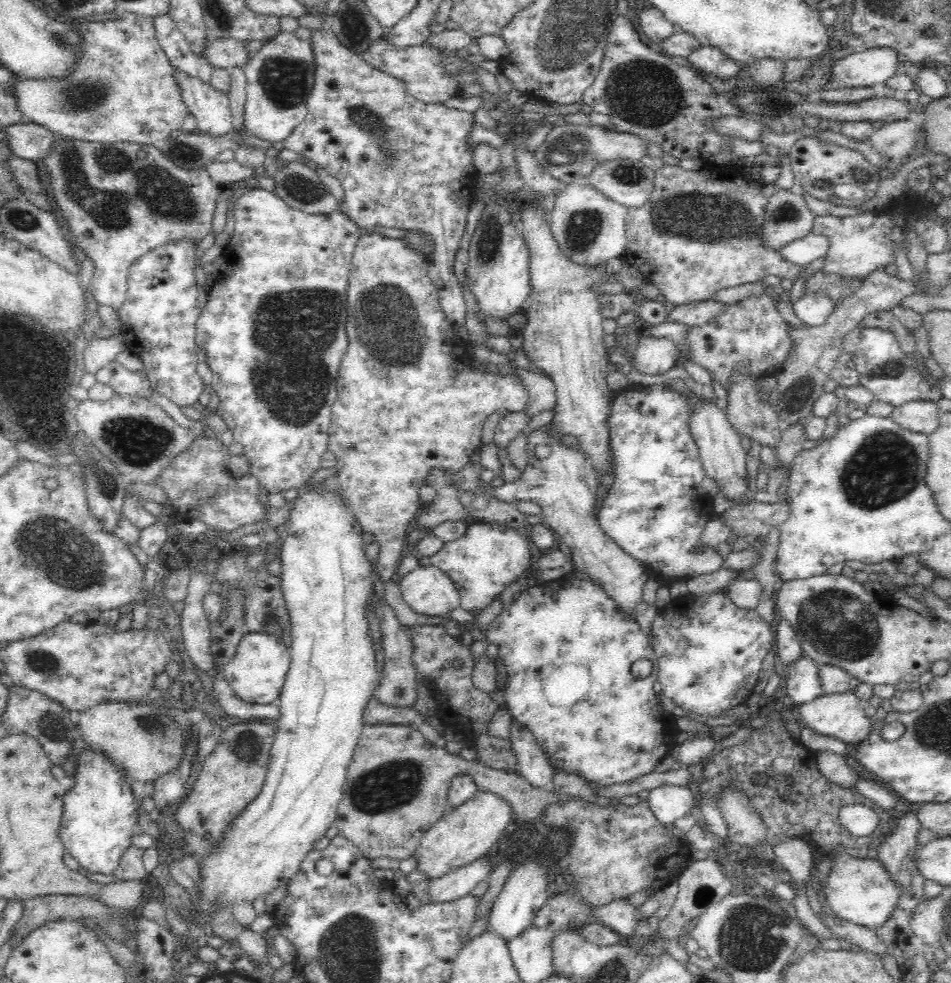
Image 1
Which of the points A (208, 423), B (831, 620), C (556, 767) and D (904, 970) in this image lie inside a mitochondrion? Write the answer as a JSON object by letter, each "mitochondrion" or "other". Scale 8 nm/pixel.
{"A":"other","B":"mitochondrion","C":"other","D":"other"}

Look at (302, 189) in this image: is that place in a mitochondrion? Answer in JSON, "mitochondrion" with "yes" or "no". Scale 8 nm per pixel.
{"mitochondrion":"yes"}

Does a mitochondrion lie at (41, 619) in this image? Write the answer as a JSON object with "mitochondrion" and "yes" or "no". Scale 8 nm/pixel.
{"mitochondrion":"no"}

